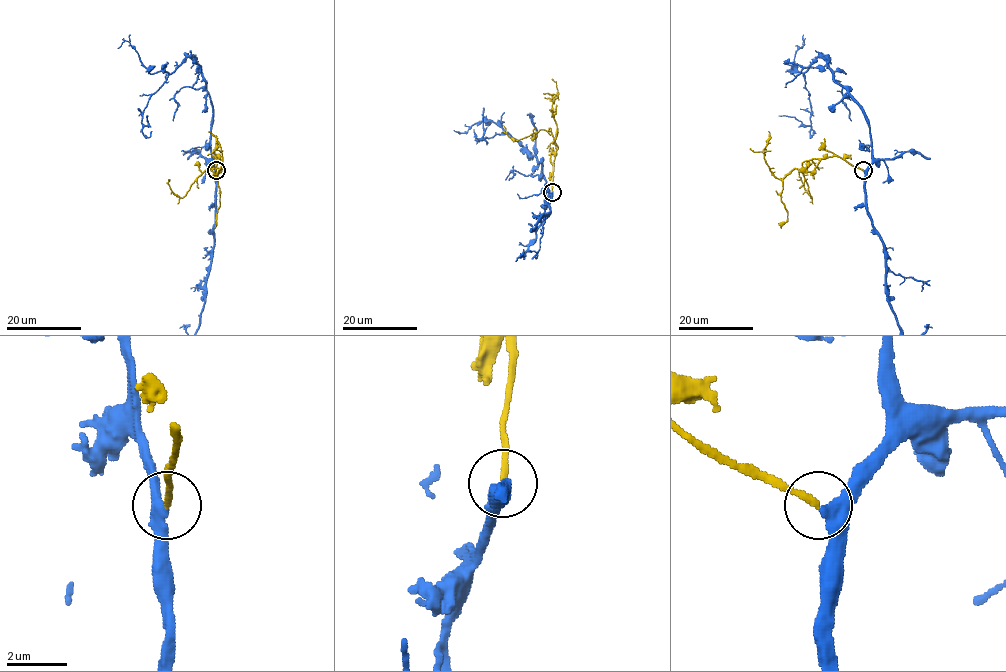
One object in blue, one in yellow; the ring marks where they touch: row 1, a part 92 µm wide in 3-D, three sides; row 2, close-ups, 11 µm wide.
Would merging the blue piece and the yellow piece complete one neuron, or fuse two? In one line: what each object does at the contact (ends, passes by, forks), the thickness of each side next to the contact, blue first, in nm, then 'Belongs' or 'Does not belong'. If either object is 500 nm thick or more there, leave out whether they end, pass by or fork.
At the ring blue passes by. At the ring yellow ends. Thickness 320 nm (blue) against 240 nm. Belongs

